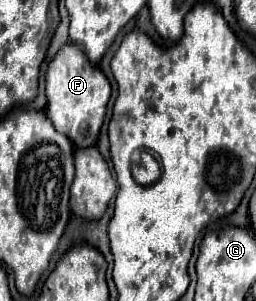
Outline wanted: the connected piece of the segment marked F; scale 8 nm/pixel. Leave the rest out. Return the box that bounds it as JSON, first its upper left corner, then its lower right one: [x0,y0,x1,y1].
[46,42,110,148]

